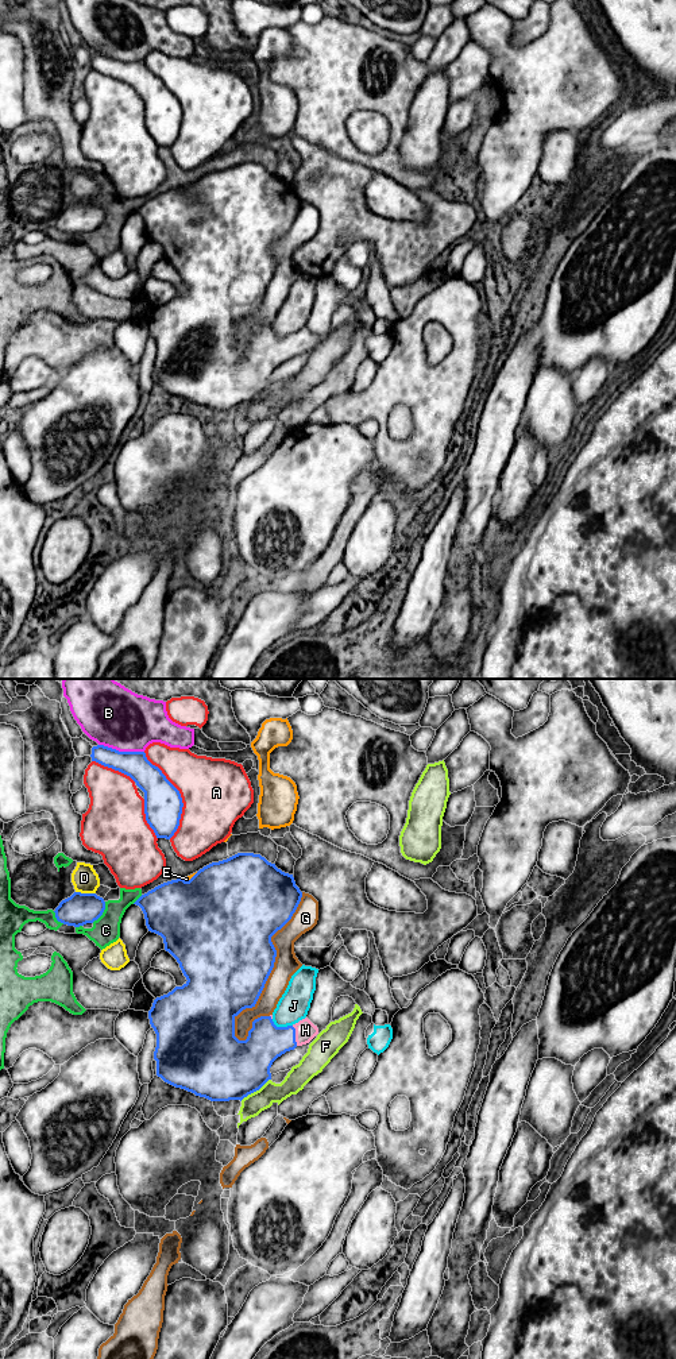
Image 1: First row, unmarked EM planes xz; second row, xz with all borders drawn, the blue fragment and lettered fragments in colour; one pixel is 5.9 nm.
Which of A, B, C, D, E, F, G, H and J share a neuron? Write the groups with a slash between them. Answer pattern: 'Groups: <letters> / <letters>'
Groups: A / B / C / D / E / F / G / H / J

